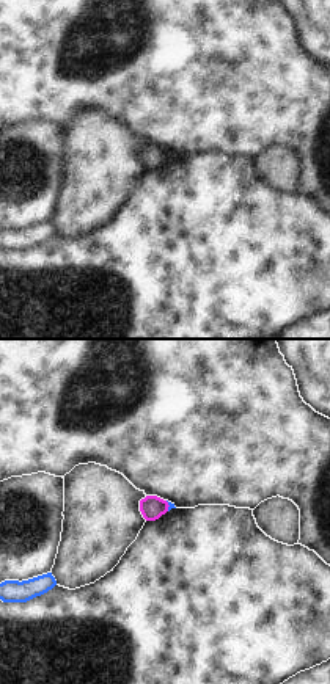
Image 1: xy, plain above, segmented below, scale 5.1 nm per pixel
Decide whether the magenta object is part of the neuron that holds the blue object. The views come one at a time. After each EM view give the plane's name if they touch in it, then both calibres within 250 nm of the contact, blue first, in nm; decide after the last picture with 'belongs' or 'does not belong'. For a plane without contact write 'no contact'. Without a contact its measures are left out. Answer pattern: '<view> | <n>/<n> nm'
xy | 30/120 nm

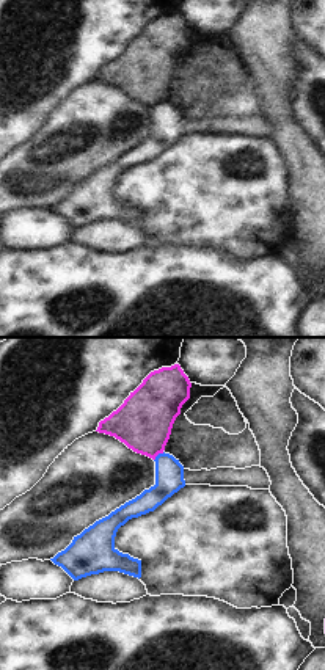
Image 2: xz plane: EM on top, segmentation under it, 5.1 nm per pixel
xz | 140/300 nm

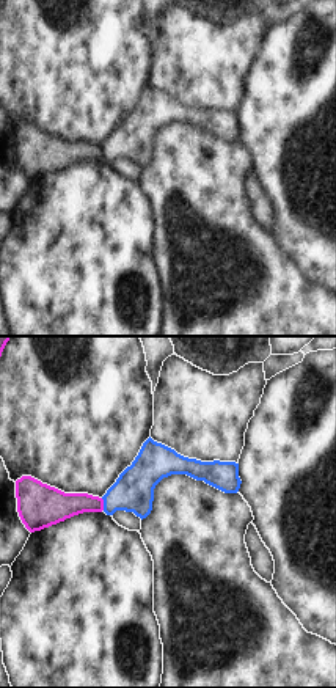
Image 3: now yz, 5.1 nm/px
yz | 200/170 nm

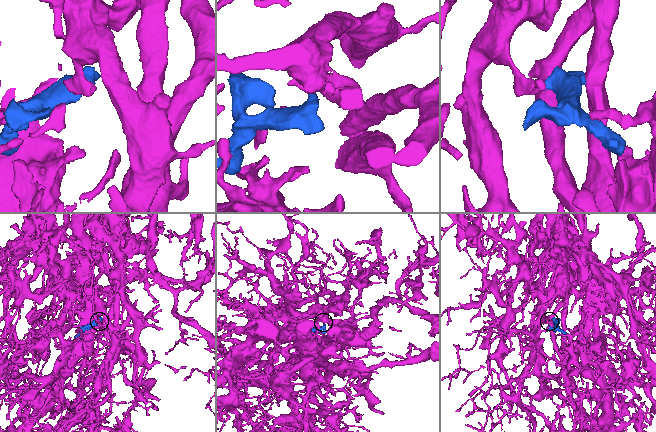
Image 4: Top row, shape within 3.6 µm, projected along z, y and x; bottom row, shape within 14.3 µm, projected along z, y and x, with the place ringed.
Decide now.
does not belong

